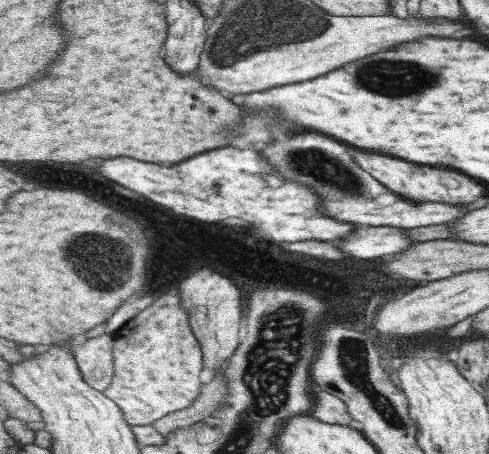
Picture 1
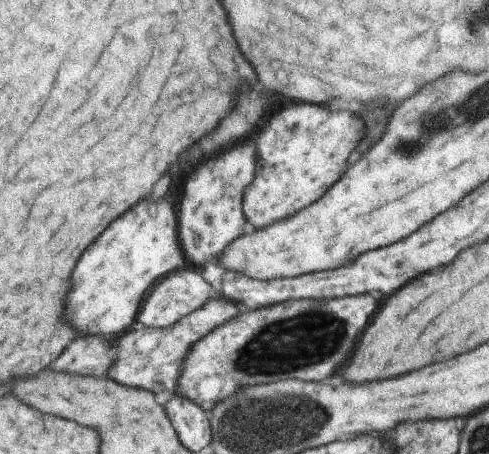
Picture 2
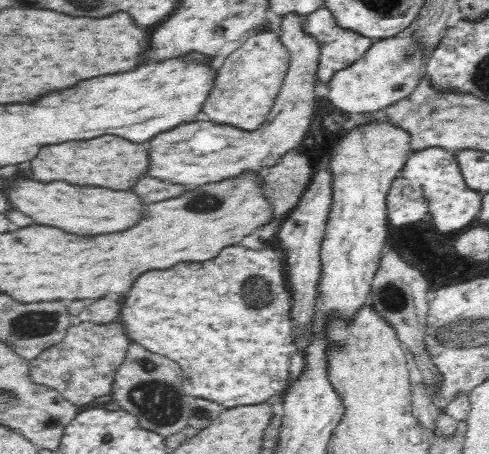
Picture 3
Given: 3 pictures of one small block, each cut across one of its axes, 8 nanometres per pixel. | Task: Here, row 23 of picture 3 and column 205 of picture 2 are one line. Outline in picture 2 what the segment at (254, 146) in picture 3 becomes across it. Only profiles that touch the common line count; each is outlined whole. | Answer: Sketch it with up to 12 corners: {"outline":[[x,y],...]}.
{"outline":[[187,266],[145,296],[137,320],[173,328],[215,298]]}

